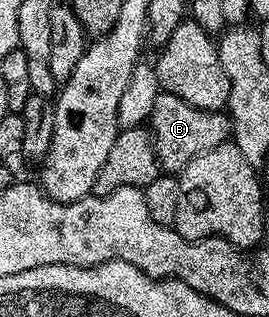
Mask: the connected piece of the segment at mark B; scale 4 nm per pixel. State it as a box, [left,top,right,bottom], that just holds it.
[147,91,231,175]

